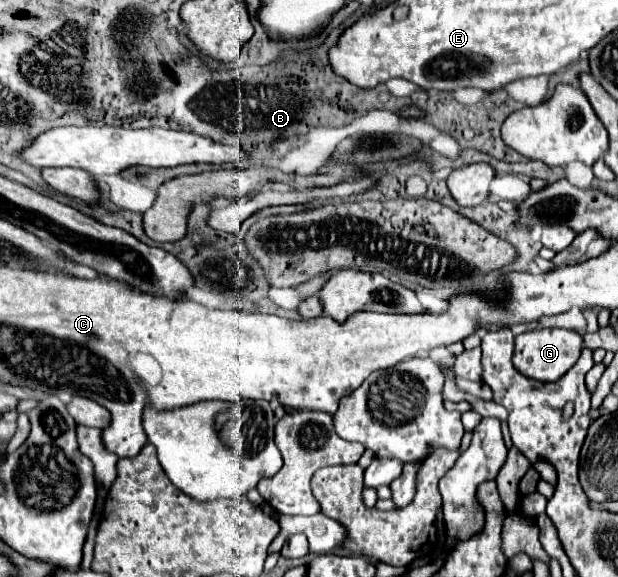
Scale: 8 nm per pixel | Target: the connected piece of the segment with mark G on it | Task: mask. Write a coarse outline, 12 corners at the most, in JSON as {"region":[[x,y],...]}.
{"region":[[569,329],[515,337],[515,369],[535,381],[561,379],[583,337]]}

